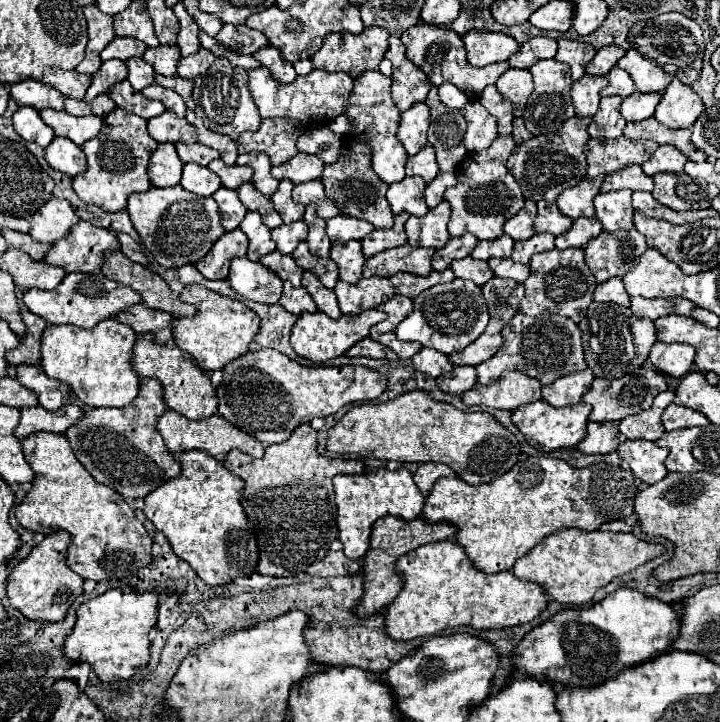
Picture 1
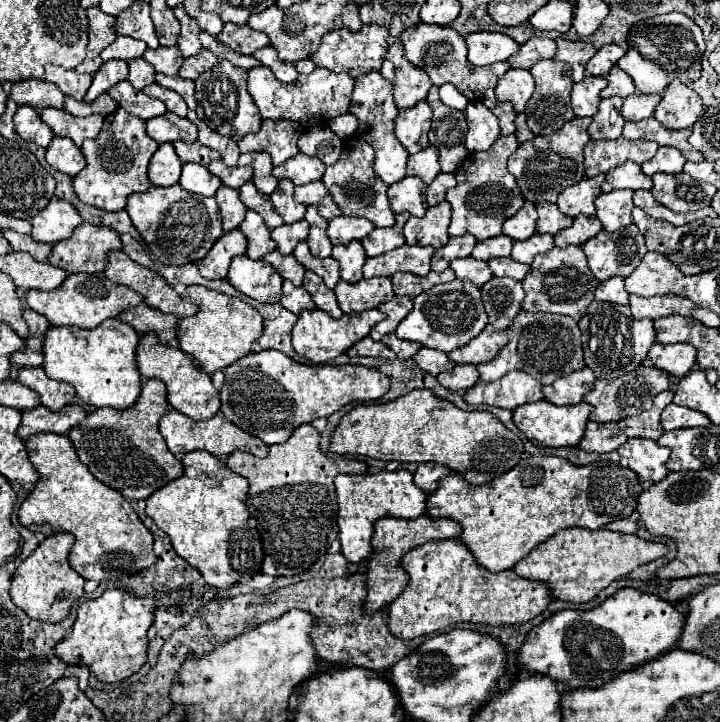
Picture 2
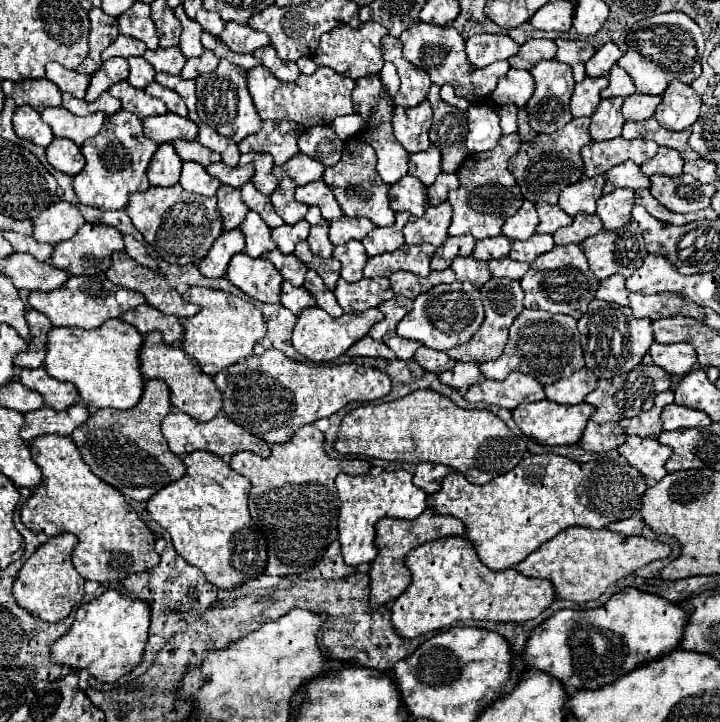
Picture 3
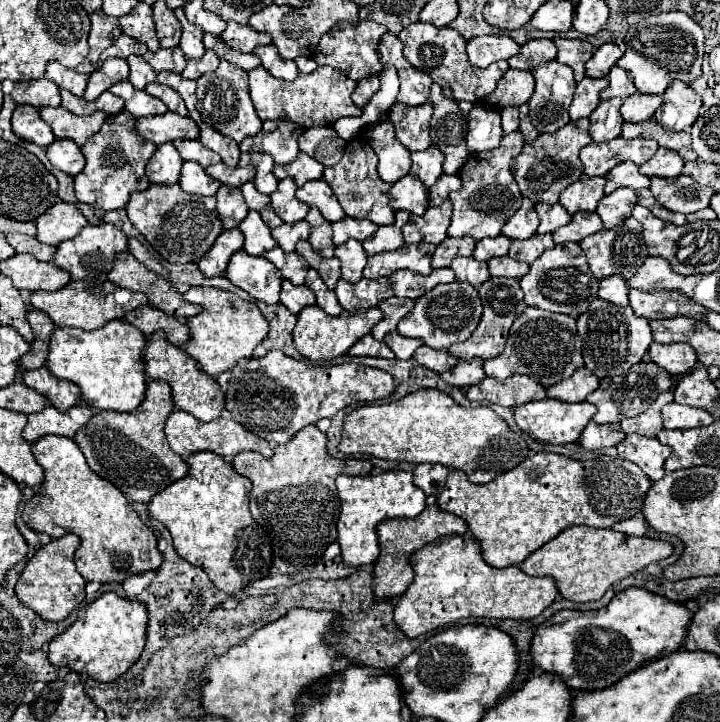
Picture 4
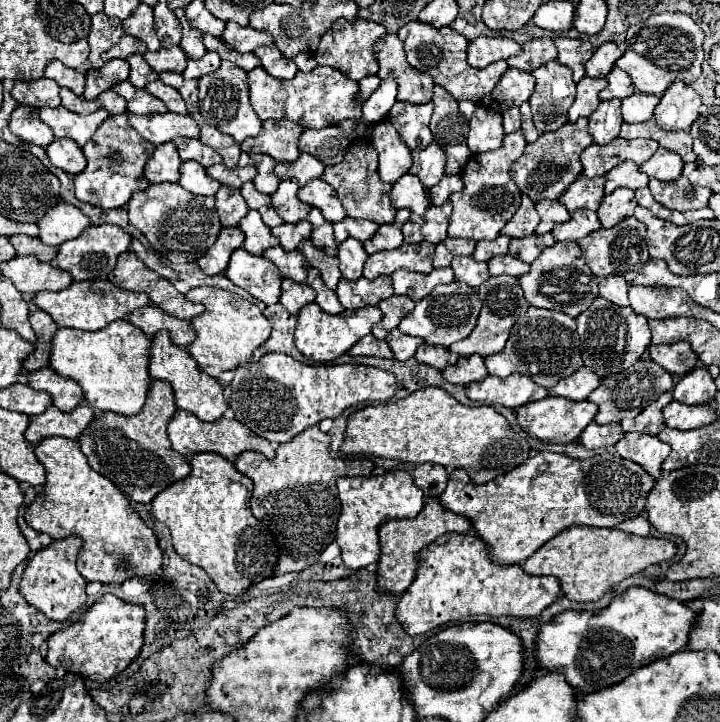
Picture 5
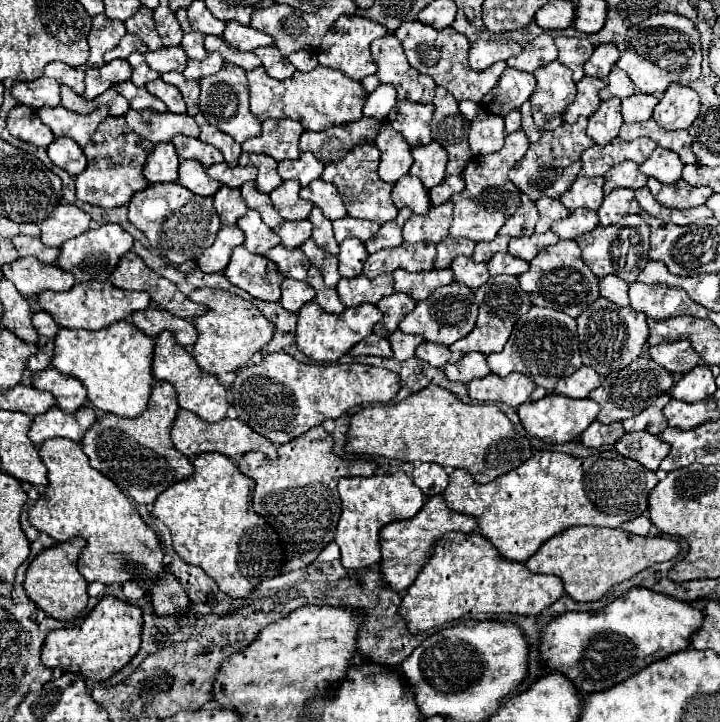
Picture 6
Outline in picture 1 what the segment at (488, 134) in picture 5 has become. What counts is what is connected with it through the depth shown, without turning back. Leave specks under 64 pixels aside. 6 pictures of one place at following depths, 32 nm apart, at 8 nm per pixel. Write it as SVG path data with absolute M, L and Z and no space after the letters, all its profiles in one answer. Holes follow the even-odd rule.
M470 100L462 108L462 114L468 124L466 138L464 138L466 148L470 152L480 152L490 148L498 132L496 132L496 120L488 114L488 110L478 100Z

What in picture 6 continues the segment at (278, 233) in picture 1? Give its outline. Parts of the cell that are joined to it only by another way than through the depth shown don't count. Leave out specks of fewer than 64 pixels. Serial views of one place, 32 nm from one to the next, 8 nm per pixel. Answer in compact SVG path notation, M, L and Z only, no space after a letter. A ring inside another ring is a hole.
M308 220L300 222L284 222L274 228L274 232L280 236L284 248L298 248L302 242L306 242L312 234L312 224Z

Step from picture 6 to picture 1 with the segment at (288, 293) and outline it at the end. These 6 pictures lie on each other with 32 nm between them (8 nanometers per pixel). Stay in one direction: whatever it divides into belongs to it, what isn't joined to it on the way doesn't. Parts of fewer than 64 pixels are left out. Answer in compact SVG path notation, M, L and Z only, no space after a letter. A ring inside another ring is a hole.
M284 284L284 292L280 298L280 306L288 310L290 314L302 314L302 312L316 312L314 300L308 296L308 292L300 286L294 288L292 284Z

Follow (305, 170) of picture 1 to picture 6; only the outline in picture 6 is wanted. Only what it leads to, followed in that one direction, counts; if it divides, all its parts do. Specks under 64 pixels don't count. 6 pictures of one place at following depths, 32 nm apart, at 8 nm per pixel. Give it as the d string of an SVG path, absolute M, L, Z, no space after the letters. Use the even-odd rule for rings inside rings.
M302 152L298 160L286 160L286 162L280 162L278 164L278 174L282 180L288 180L288 178L294 178L298 180L302 186L310 184L312 180L320 178L324 170L324 164L320 160L314 158L314 154L310 152Z

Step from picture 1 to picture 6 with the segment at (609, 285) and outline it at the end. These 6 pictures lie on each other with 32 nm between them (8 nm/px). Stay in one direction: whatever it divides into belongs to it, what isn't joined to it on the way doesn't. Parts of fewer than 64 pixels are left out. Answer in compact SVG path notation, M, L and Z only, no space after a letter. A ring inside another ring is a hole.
M606 276L600 280L600 296L618 306L628 306L628 284L618 276Z

